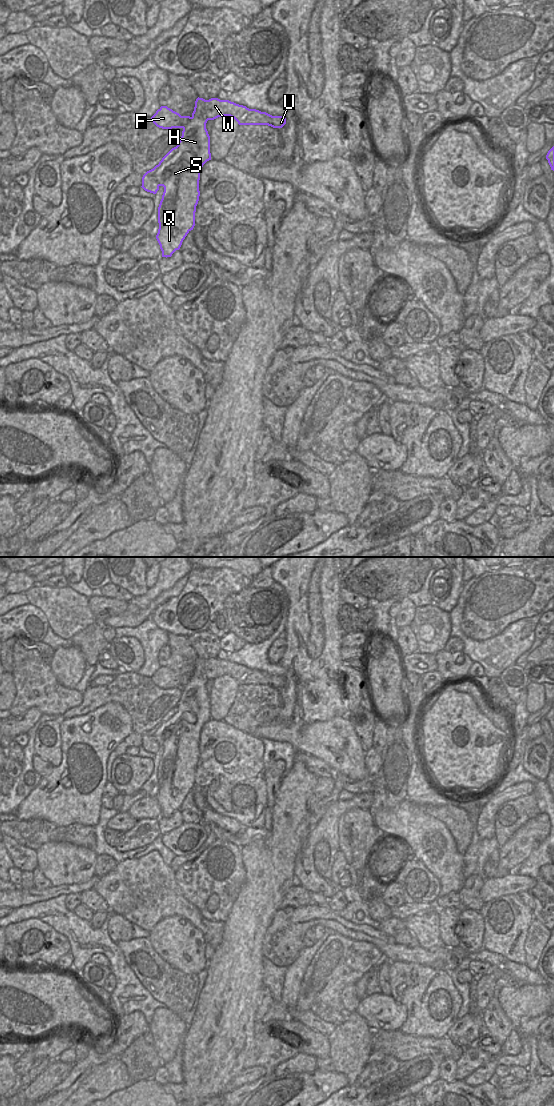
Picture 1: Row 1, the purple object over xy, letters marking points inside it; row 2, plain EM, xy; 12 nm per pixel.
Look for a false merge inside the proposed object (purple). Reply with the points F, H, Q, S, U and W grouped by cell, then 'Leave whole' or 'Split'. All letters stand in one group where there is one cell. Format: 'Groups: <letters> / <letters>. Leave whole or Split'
Groups: F U W / H Q S. Split.

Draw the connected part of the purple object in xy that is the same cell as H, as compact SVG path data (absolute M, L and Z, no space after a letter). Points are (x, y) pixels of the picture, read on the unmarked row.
M199 657L196 659L192 677L183 687L177 713L155 733L159 746L164 747L158 767L159 789L156 795L162 817L171 817L179 810L195 786L200 731L211 720L205 661Z

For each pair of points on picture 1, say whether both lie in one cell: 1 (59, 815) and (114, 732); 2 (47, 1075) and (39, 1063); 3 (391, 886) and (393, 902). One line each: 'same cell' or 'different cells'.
1: same cell
2: different cells
3: same cell

